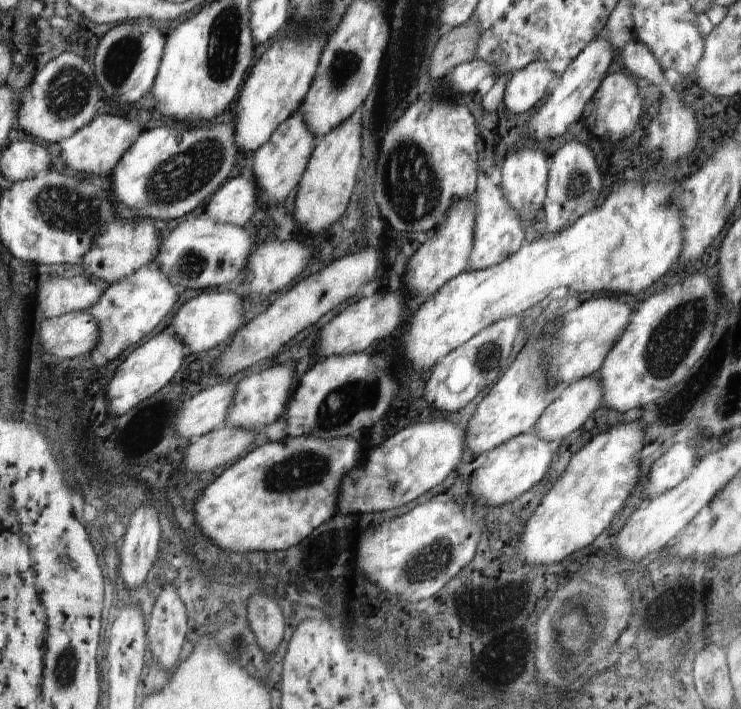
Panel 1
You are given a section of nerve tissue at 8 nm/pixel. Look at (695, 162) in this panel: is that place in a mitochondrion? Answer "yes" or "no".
no

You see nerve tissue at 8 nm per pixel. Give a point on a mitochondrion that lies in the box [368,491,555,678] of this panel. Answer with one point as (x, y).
(427, 564)

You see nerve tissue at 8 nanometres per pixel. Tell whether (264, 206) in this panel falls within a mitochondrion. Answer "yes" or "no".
no

